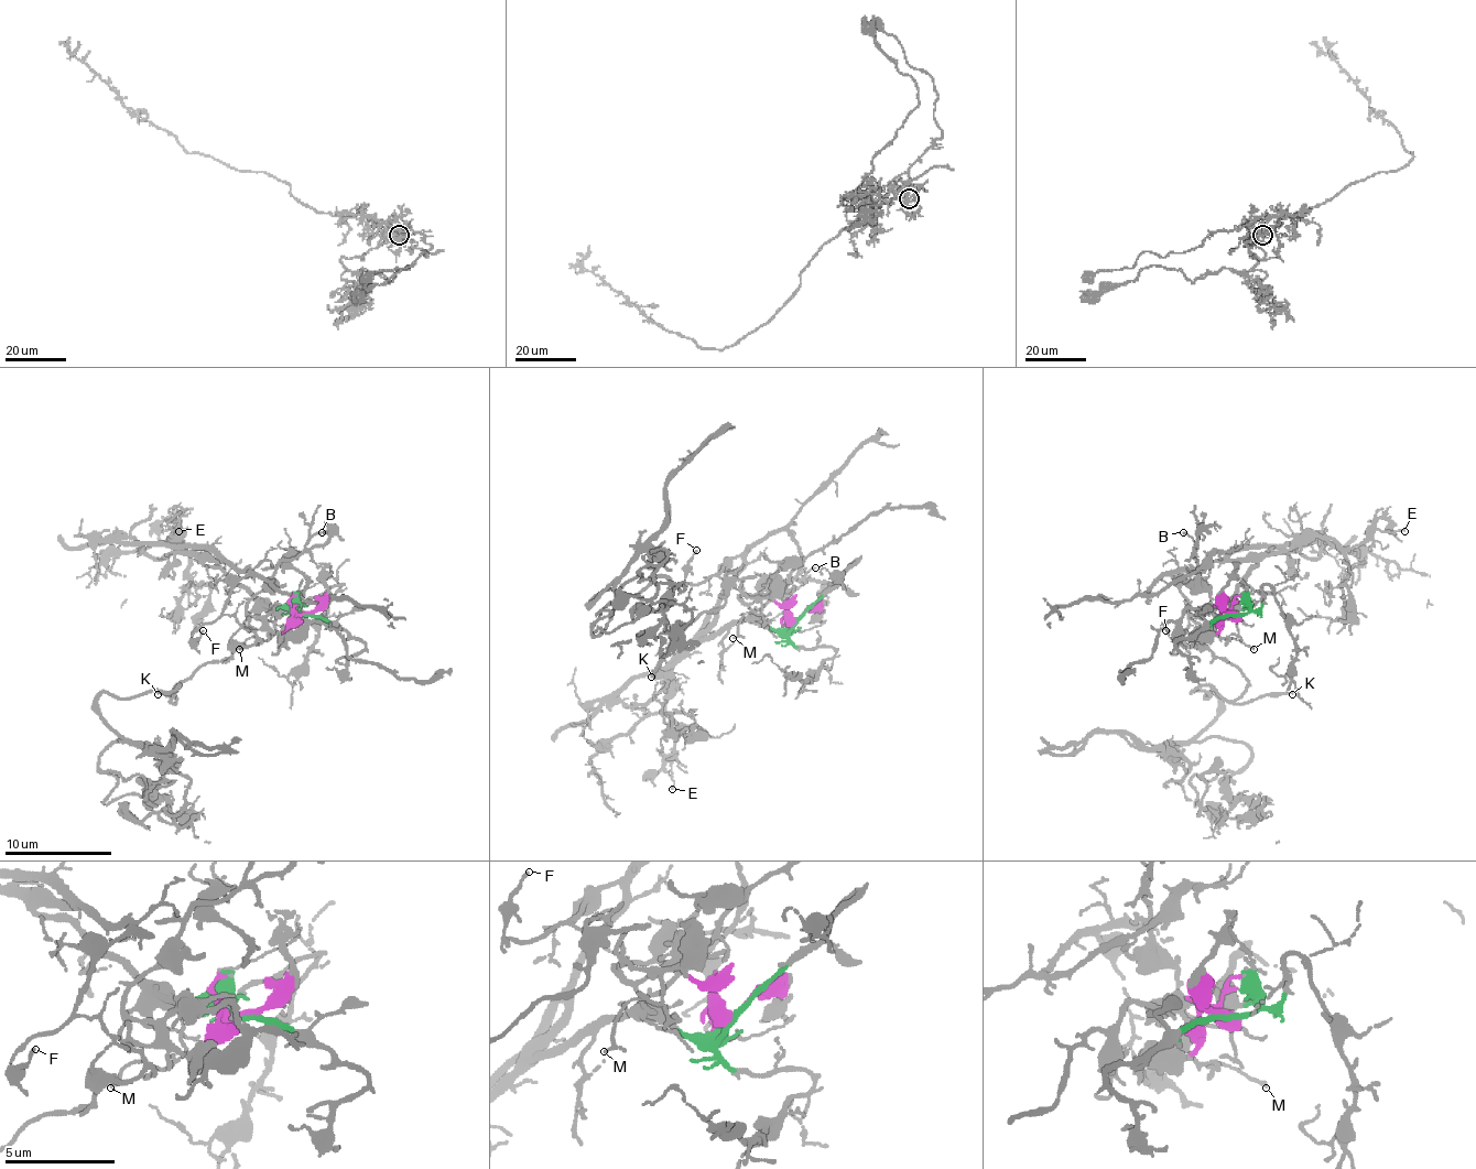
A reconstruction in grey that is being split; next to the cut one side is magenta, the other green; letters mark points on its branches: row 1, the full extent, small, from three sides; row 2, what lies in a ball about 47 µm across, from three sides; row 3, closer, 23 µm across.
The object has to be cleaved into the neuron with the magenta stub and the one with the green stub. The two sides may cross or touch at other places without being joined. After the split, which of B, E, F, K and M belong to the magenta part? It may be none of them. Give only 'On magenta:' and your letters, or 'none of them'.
On magenta: B, K, M

